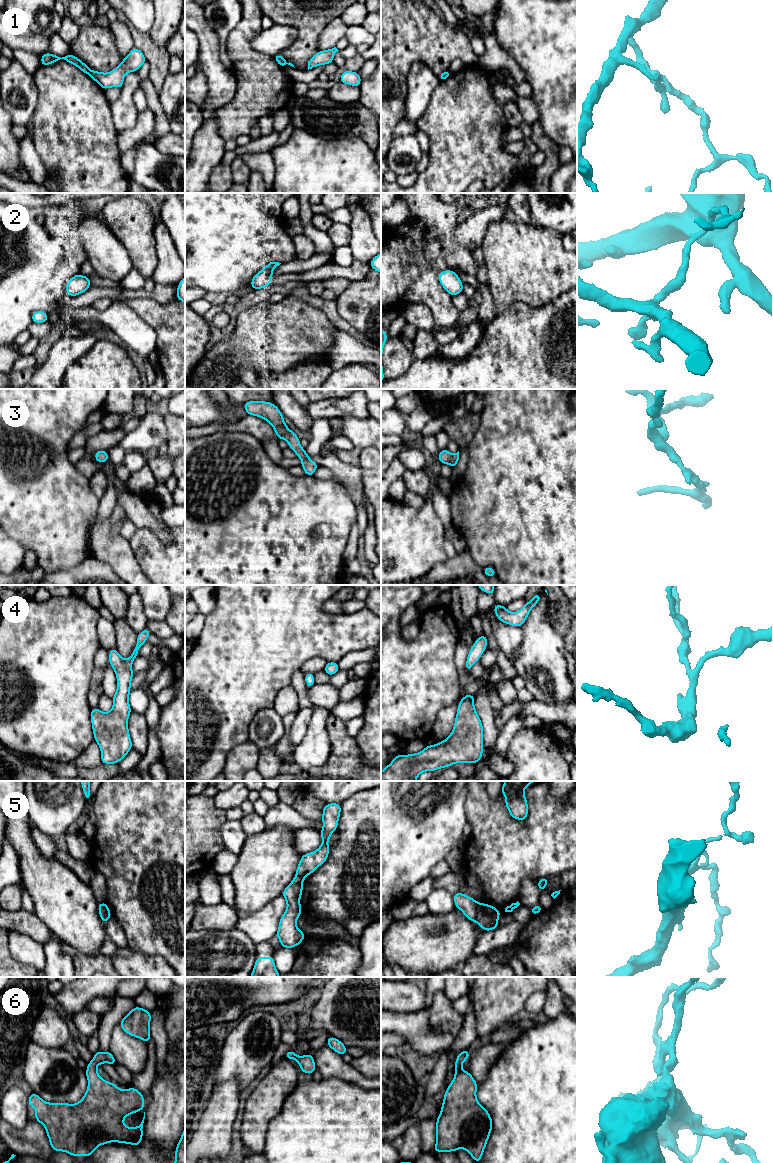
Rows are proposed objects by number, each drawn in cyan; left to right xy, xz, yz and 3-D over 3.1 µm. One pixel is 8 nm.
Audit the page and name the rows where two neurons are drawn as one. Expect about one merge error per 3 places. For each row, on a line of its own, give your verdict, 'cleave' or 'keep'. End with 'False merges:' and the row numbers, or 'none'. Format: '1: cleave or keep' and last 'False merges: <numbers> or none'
1: cleave
2: keep
3: keep
4: keep
5: cleave
6: keep
False merges: 1, 5

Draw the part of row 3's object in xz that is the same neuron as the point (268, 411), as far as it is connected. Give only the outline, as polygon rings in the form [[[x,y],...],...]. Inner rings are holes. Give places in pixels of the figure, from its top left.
[[[248,401],[243,404],[243,407],[248,415],[258,416],[269,422],[278,439],[286,440],[289,448],[302,460],[301,467],[304,469],[306,476],[313,476],[315,470],[319,467],[318,464],[312,461],[305,449],[301,447],[299,437],[287,427],[281,411],[274,403]]]

